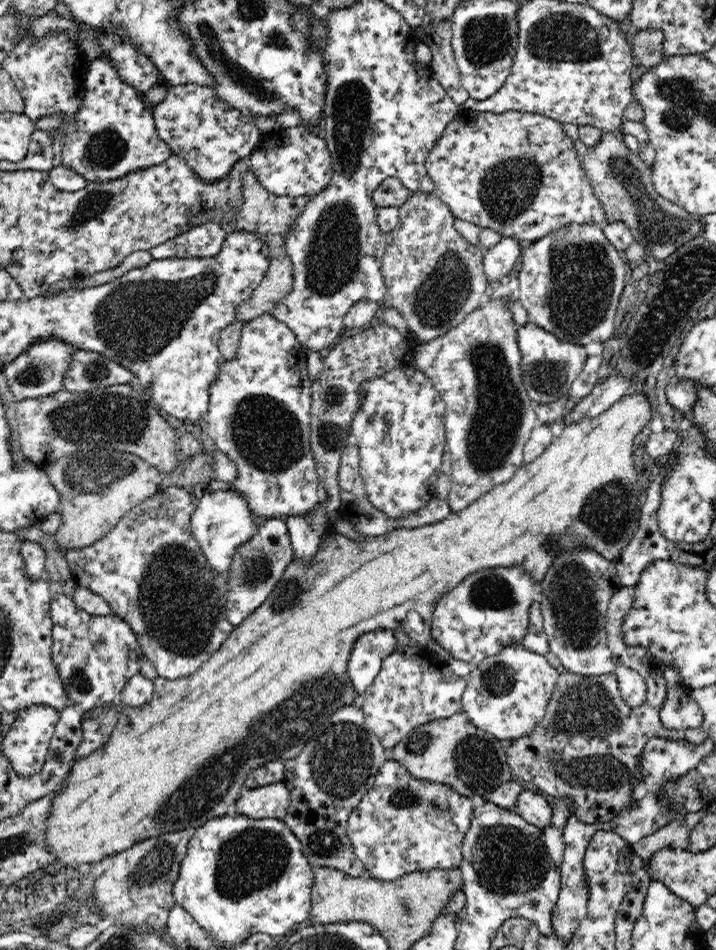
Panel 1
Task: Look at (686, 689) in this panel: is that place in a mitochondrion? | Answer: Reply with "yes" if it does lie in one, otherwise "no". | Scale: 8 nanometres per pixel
no

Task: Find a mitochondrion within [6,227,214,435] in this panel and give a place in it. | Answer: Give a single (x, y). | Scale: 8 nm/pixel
(35, 373)

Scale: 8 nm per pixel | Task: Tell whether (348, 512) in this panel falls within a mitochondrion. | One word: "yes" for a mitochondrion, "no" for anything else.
no

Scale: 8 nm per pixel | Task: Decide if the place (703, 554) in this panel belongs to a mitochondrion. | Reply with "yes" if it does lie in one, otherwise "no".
no

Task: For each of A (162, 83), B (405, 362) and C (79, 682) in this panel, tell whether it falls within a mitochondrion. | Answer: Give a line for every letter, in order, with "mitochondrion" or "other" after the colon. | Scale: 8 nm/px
A: other
B: other
C: mitochondrion

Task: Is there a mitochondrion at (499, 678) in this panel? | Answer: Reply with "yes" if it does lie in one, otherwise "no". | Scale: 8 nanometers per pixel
yes

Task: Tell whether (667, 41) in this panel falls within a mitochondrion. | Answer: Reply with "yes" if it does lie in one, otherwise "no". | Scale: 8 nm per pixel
no

